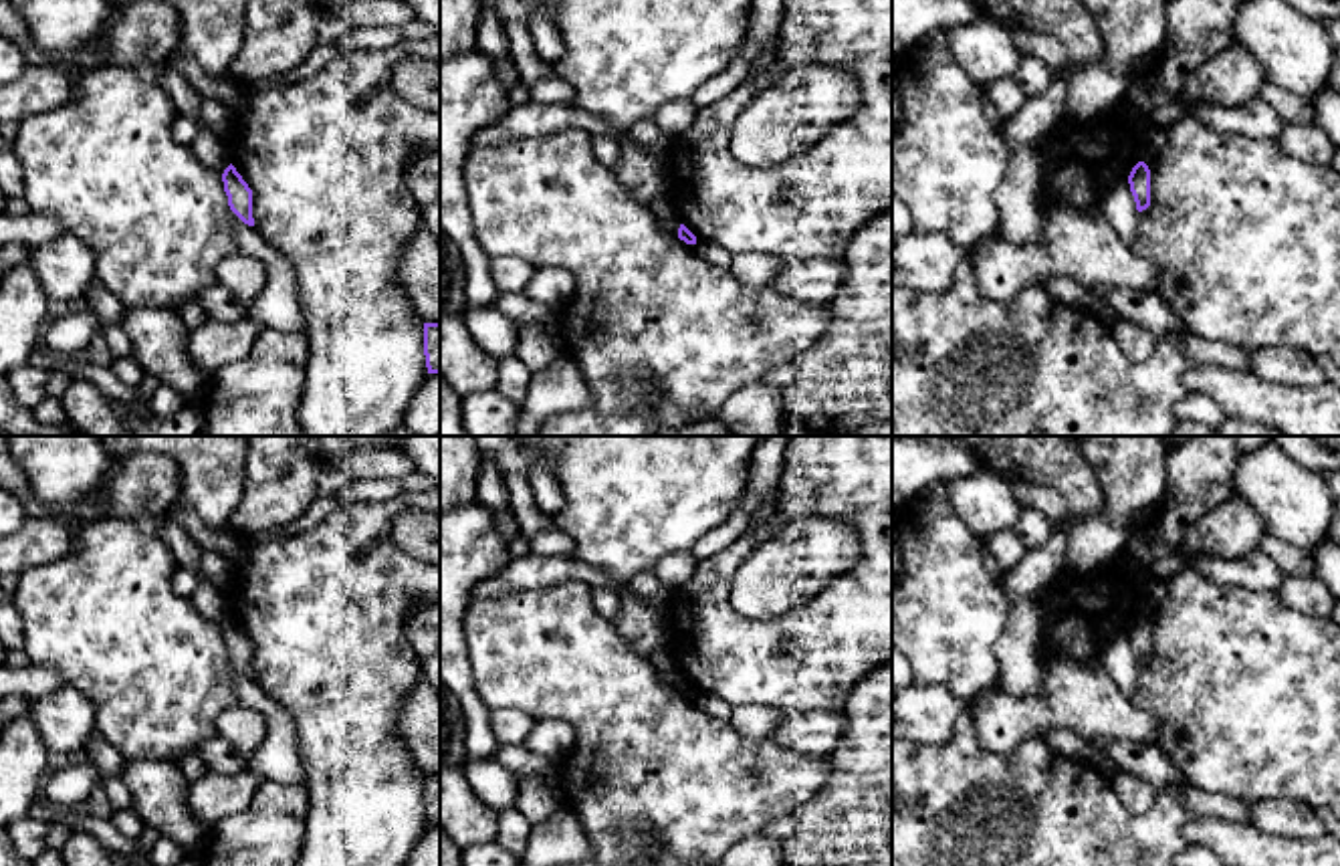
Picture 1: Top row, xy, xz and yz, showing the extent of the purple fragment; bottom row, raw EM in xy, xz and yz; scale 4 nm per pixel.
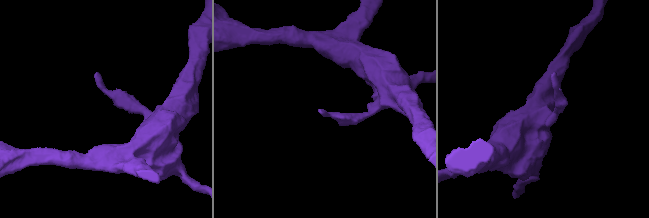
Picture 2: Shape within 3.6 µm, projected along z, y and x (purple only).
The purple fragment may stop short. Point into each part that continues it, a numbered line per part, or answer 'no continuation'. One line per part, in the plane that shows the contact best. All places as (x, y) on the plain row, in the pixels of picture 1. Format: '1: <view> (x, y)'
1: xy (208, 600)

